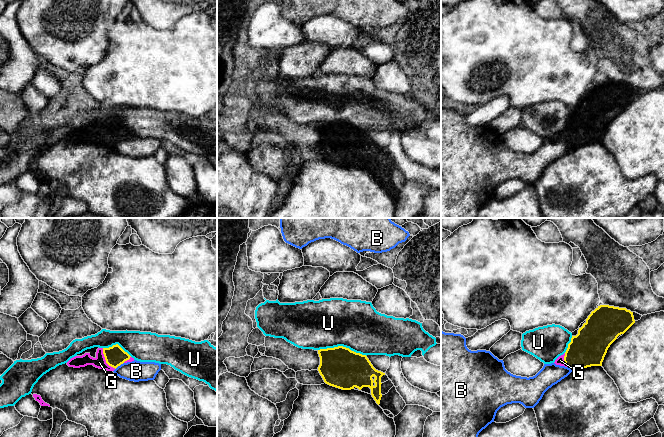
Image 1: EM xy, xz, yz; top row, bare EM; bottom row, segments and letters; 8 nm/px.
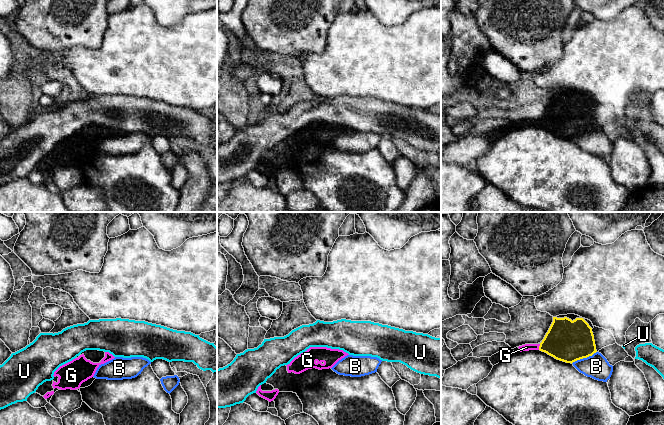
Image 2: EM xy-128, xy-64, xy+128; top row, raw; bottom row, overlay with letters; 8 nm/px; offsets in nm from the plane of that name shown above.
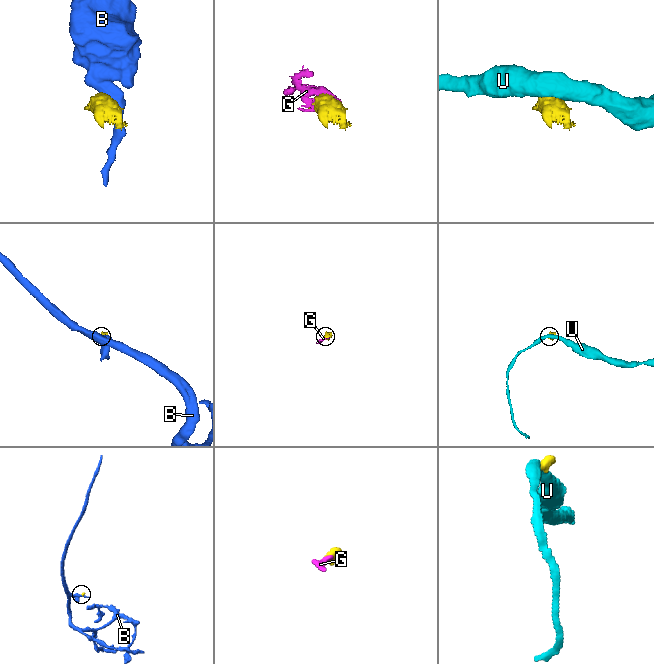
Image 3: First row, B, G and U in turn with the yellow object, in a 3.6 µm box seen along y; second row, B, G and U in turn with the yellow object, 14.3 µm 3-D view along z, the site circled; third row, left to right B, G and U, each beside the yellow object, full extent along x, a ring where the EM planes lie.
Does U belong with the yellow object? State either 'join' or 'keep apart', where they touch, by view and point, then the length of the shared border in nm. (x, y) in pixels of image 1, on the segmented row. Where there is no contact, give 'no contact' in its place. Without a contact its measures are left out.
keep apart; meets yellow in xz at (334, 347); contact 260 nm long

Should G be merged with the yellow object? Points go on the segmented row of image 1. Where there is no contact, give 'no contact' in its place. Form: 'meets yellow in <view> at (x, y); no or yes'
meets yellow in xy at (105, 359); yes

